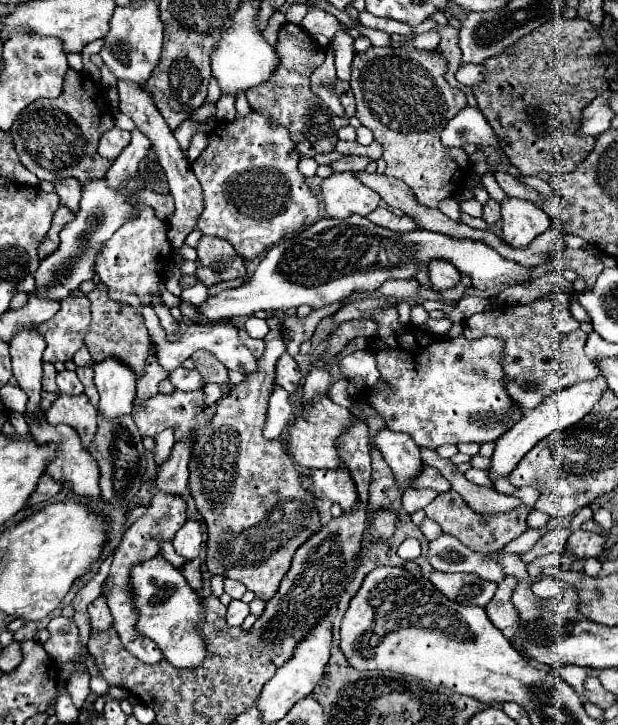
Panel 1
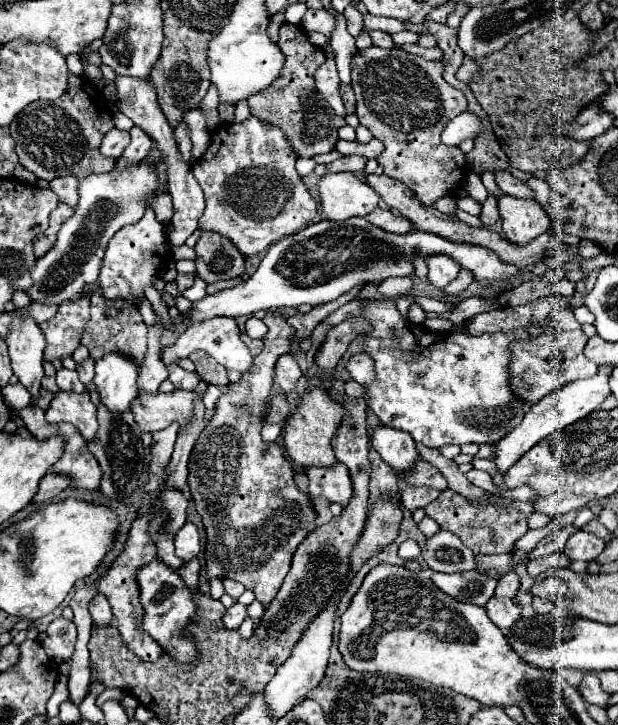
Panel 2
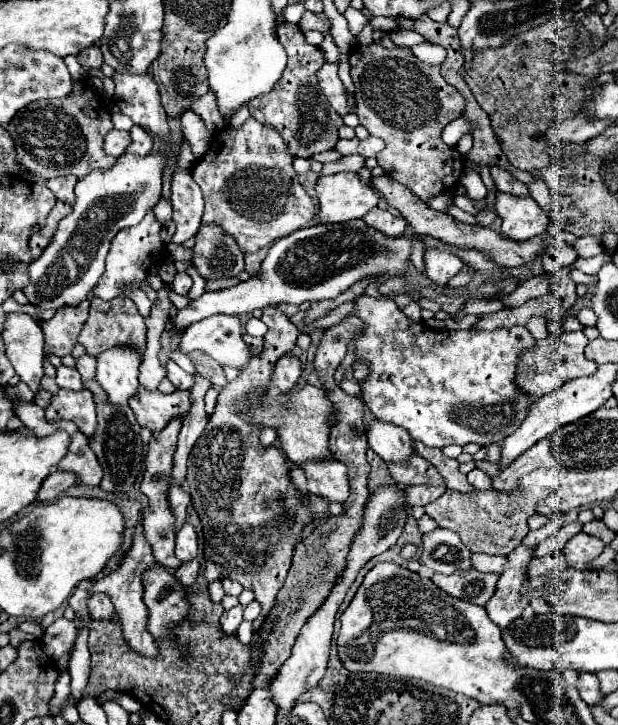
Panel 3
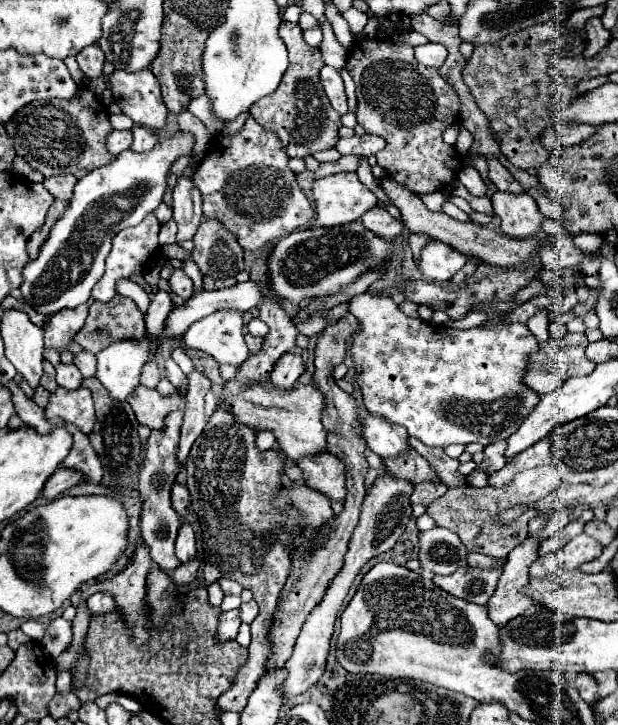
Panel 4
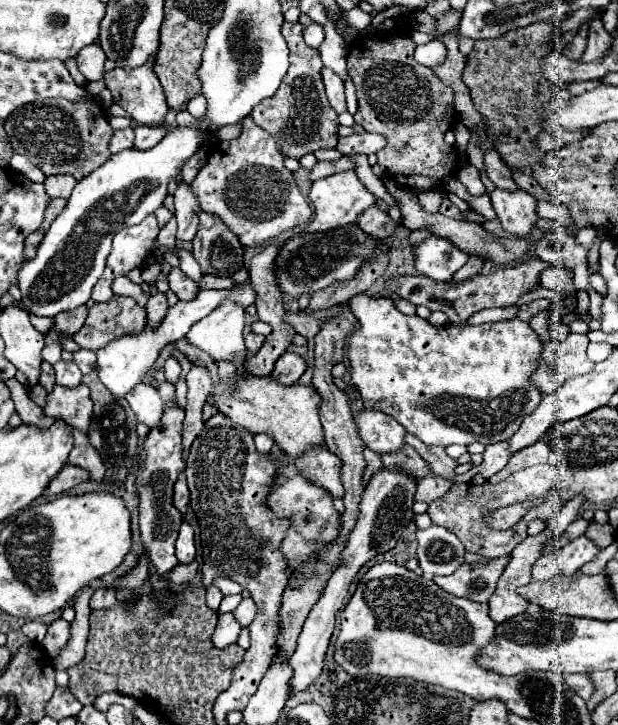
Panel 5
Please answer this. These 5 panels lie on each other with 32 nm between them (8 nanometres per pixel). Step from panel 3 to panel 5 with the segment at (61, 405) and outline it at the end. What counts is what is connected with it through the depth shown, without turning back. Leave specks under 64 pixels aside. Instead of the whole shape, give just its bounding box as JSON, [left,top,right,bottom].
[44,384,92,432]

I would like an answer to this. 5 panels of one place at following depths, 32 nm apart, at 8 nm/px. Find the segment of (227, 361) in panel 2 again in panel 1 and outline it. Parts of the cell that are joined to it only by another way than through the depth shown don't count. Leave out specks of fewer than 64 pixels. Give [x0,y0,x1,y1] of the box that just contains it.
[142,308,258,374]

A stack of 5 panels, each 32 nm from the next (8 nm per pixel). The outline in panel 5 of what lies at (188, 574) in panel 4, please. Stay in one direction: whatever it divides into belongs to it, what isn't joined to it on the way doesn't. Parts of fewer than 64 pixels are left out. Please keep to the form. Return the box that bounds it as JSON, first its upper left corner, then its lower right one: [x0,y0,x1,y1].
[168,560,198,584]

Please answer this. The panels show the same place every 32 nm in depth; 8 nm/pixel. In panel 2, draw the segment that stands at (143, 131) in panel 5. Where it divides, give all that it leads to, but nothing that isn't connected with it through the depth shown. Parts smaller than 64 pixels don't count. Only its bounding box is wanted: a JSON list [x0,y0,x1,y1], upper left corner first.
[114,126,153,170]

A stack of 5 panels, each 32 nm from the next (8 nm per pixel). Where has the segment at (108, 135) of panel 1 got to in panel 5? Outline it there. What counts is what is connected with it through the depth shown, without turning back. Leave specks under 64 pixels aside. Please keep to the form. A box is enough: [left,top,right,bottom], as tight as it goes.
[108,128,134,154]

